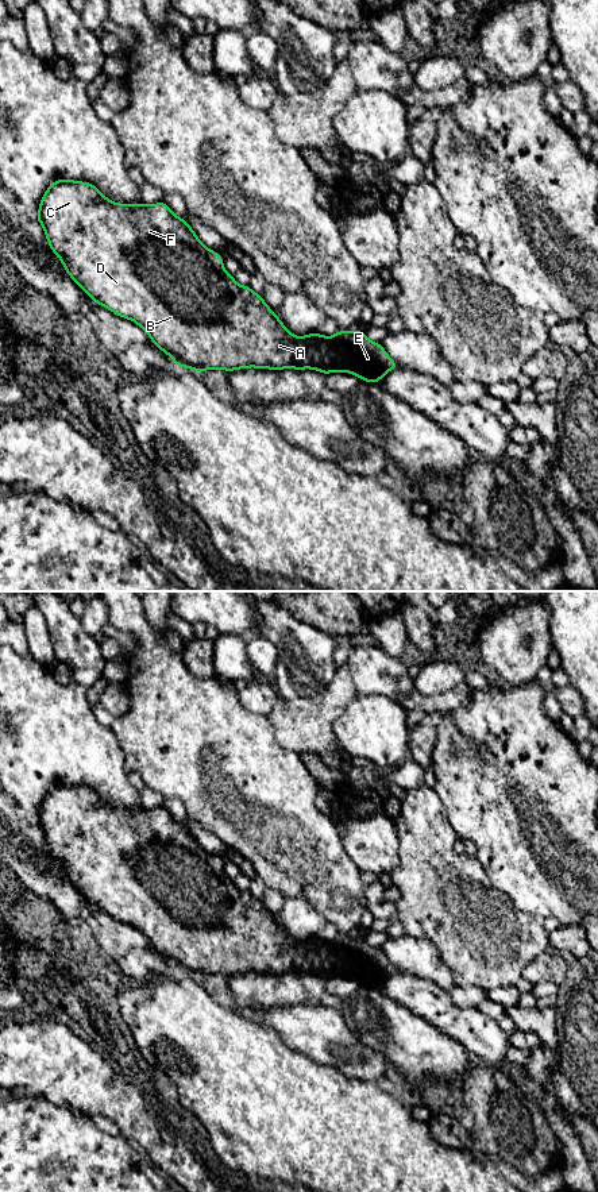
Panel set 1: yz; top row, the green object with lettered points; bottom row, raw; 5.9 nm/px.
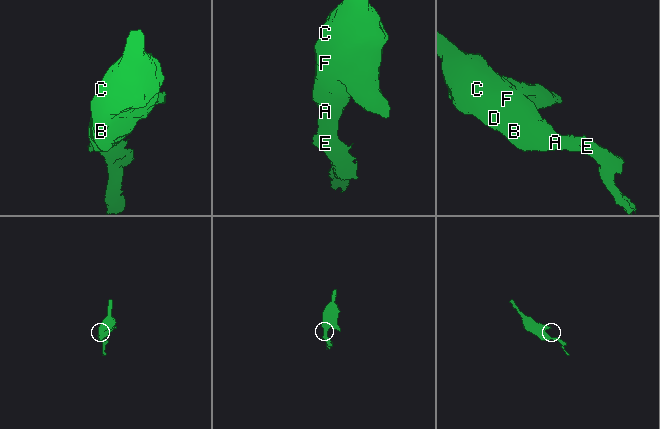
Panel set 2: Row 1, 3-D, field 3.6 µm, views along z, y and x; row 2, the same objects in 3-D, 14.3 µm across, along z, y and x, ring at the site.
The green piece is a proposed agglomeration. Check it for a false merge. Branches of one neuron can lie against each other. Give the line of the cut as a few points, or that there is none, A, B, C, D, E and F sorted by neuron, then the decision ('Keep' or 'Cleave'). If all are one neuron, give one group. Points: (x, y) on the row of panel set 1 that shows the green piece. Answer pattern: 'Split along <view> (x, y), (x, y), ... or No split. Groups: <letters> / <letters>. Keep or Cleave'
No split. Groups: A B C D E F. Keep

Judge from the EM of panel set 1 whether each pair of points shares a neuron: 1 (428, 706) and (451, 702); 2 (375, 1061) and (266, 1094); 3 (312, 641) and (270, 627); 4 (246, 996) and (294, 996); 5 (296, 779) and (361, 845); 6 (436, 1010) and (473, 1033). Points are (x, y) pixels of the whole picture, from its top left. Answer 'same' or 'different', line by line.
1: same
2: different
3: same
4: same
5: different
6: same

